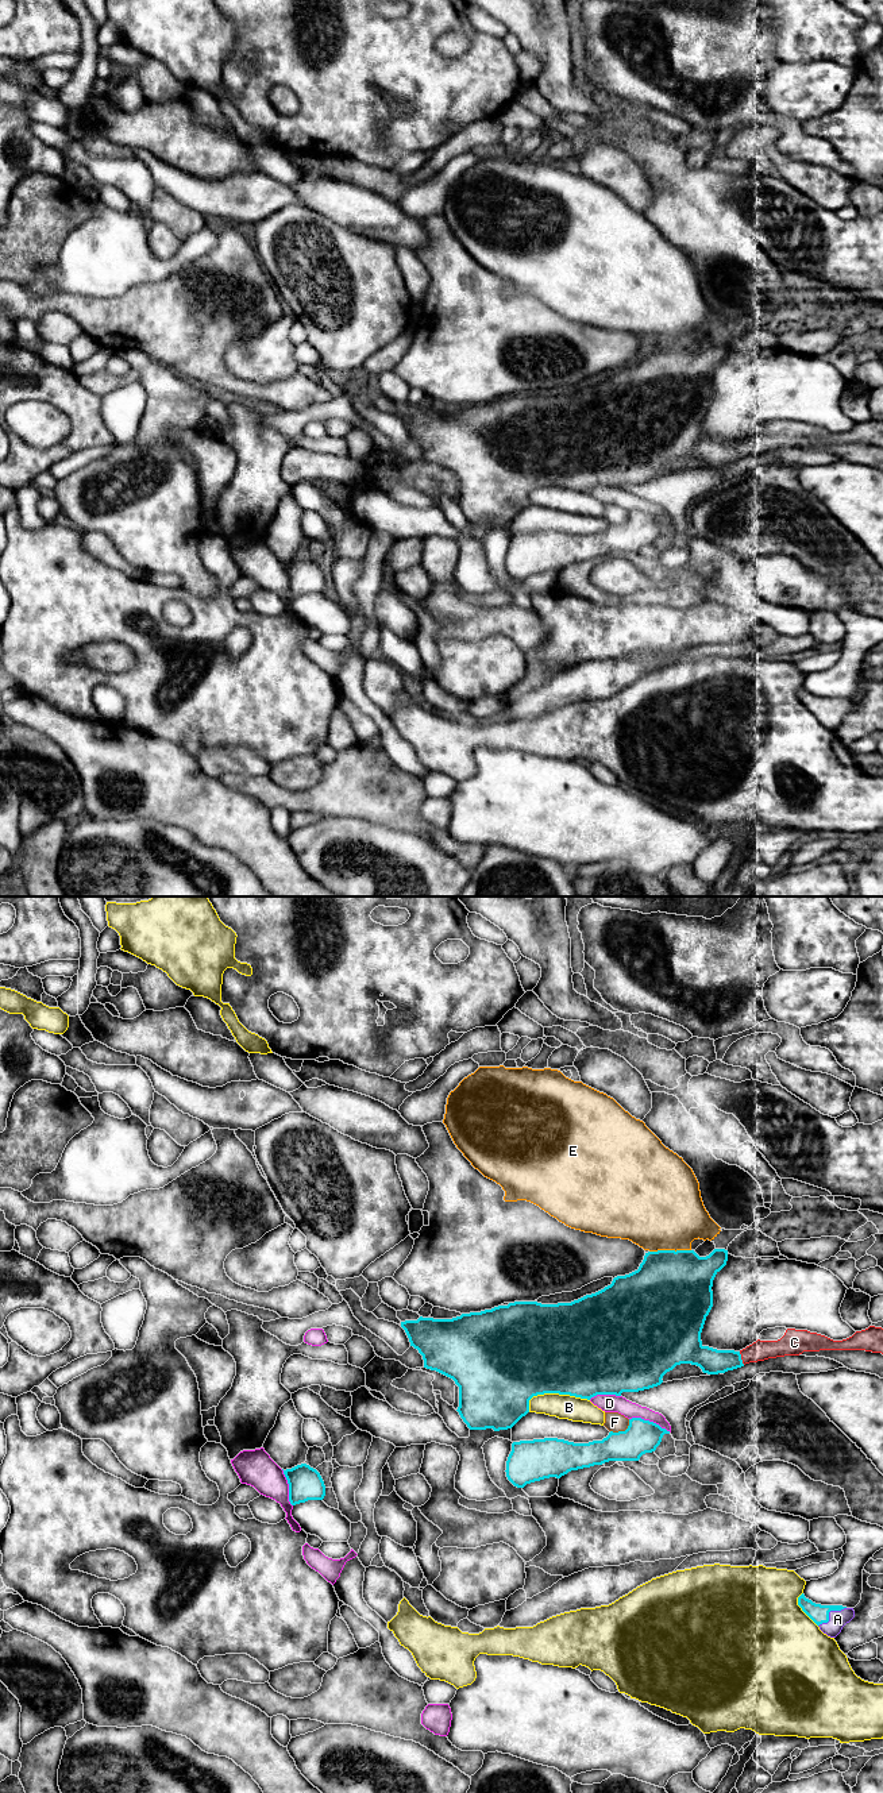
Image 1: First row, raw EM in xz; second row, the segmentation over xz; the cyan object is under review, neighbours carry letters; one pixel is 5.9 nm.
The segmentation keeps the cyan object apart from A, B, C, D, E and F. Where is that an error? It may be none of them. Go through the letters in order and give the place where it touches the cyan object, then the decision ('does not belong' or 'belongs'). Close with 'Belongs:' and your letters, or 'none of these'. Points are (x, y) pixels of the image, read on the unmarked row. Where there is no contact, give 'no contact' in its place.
A: contact xz (828, 706); belongs
B: contact xz (554, 485); does not belong
C: contact xz (740, 451); belongs
D: contact xz (648, 513); does not belong
E: contact xz (670, 343); does not belong
F: contact xz (623, 524); does not belong
Belongs: A, C

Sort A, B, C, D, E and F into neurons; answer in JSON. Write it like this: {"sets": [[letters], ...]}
{"sets": [["A", "C"], ["B"], ["D"], ["E"], ["F"]]}

